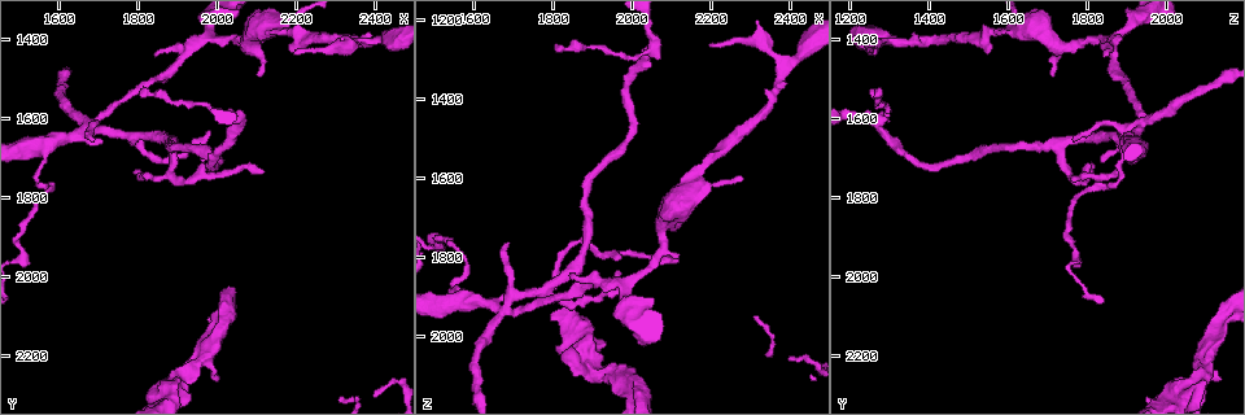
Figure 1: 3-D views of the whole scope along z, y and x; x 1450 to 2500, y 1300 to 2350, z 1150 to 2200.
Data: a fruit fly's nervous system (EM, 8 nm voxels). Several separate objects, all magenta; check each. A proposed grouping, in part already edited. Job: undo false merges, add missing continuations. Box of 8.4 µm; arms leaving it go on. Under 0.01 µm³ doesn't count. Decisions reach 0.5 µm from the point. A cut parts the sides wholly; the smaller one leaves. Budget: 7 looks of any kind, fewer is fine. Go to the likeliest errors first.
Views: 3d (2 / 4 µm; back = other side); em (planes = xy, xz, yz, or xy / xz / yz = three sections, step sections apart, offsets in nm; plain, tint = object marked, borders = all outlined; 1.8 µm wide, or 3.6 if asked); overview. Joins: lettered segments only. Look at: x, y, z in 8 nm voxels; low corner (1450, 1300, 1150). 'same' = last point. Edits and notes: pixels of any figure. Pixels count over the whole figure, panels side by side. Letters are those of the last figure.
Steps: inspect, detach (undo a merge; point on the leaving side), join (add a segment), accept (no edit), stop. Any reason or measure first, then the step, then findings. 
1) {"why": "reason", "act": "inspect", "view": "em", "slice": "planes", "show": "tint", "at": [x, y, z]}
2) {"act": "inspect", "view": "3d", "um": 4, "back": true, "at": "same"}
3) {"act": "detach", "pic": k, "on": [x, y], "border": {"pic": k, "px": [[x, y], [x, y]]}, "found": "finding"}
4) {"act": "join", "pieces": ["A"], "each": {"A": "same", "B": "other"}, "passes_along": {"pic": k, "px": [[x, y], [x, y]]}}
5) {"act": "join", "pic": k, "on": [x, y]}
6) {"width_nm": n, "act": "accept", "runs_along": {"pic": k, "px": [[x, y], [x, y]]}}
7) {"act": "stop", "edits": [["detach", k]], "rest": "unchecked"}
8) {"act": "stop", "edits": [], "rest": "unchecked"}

{"why": "four-way junction", "act": "inspect", "view": "3d", "um": 2, "at": [1685, 1615, 1935]}

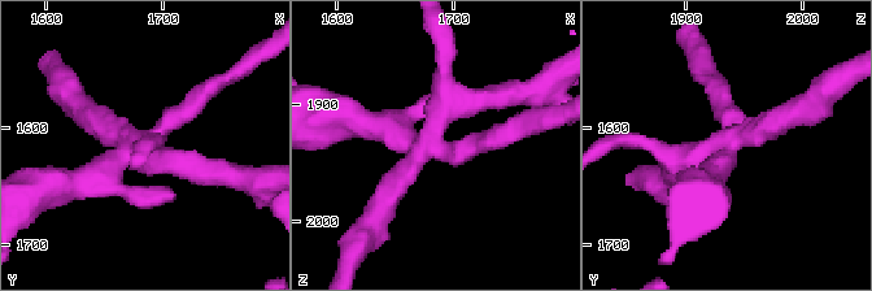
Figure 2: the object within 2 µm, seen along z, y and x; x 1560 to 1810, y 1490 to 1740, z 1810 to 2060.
{"why": "need the tissue", "act": "inspect", "view": "em", "slice": "planes", "show": "borders", "at": [1684, 1616, 1934]}

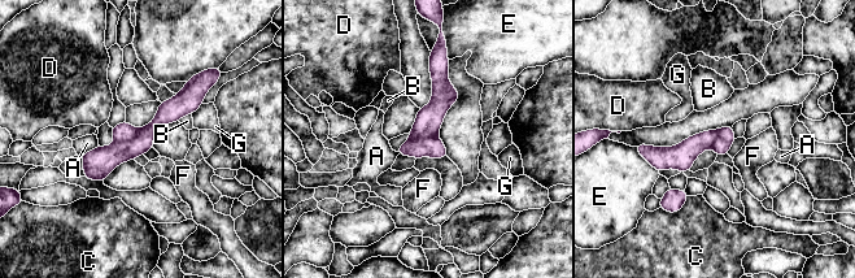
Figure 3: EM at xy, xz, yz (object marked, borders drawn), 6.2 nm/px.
{"act": "detach", "pic": 3, "on": [123, 131], "each": {"A": "other", "B": "other", "C": "other", "D": "other", "E": "other", "F": "other", "G": "other"}, "border": {"pic": 3, "px": [[138, 130], [131, 139], [116, 142]]}, "found": "a second cell is stuck on"}

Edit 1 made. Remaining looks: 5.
{"why": "thick turns thin", "act": "inspect", "view": "em", "slice": "xz", "step": 16, "show": "tint", "at": [1895, 2275, 2075]}

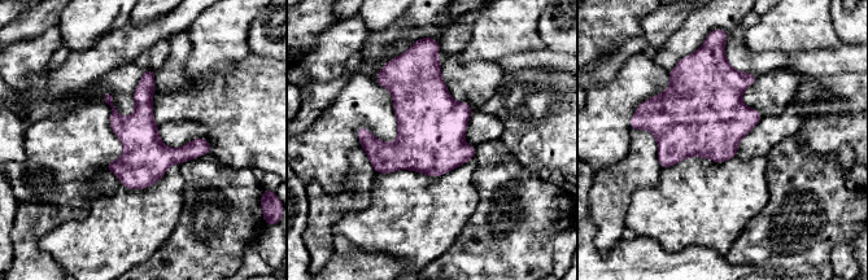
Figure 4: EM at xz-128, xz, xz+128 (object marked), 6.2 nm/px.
{"act": "inspect", "view": "em", "slice": "xy", "step": 8, "show": "borders", "at": "same"}

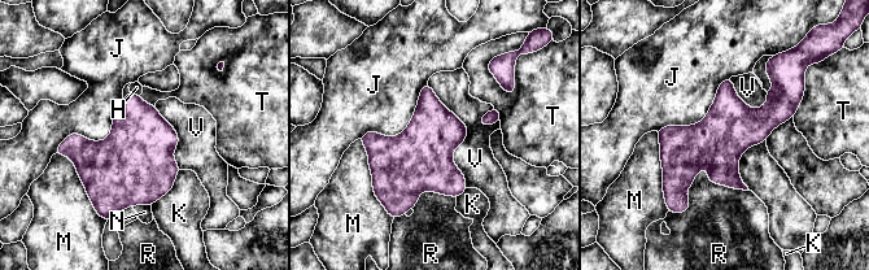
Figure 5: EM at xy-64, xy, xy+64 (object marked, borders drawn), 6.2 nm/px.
{"act": "accept", "each": {"H": "other", "J": "other", "K": "other", "M": "other", "N": "other", "R": "other", "T": "other", "V": "other"}, "found": "continuous, no second cell"}

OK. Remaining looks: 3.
{"why": "tapers out", "act": "inspect", "view": "3d", "um": 2, "at": [2195, 1440, 1265]}

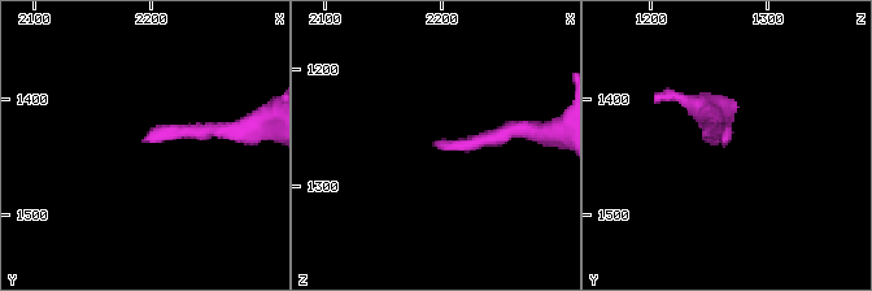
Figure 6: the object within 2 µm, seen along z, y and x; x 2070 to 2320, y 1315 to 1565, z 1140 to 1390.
{"act": "inspect", "view": "em", "slice": "yz", "step": 16, "show": "borders", "at": [2196, 1436, 1266]}

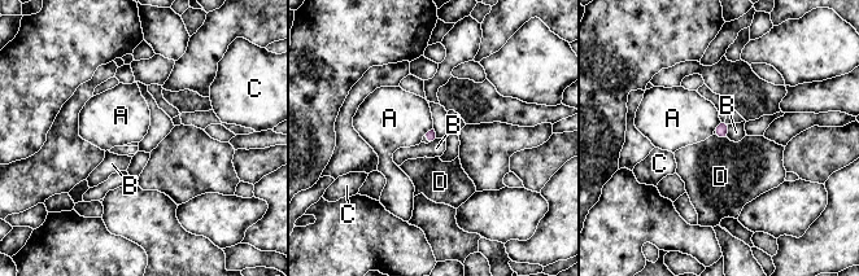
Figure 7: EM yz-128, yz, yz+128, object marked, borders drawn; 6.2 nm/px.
{"why": "cut it another way", "act": "inspect", "view": "em", "slice": "planes", "show": "borders", "at": "same"}

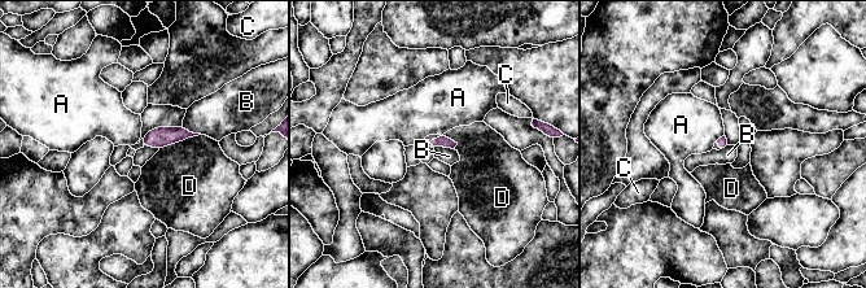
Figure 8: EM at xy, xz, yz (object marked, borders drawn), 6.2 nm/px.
{"act": "accept", "each": {"A": "other", "B": "other", "C": "other", "D": "other"}, "border": {"pic": 8, "px": [[182, 126], [201, 134]]}, "found": "none of them fits"}

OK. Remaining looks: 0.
{"act": "stop", "edits": [["detach", 3]], "rest": "unchecked"}

